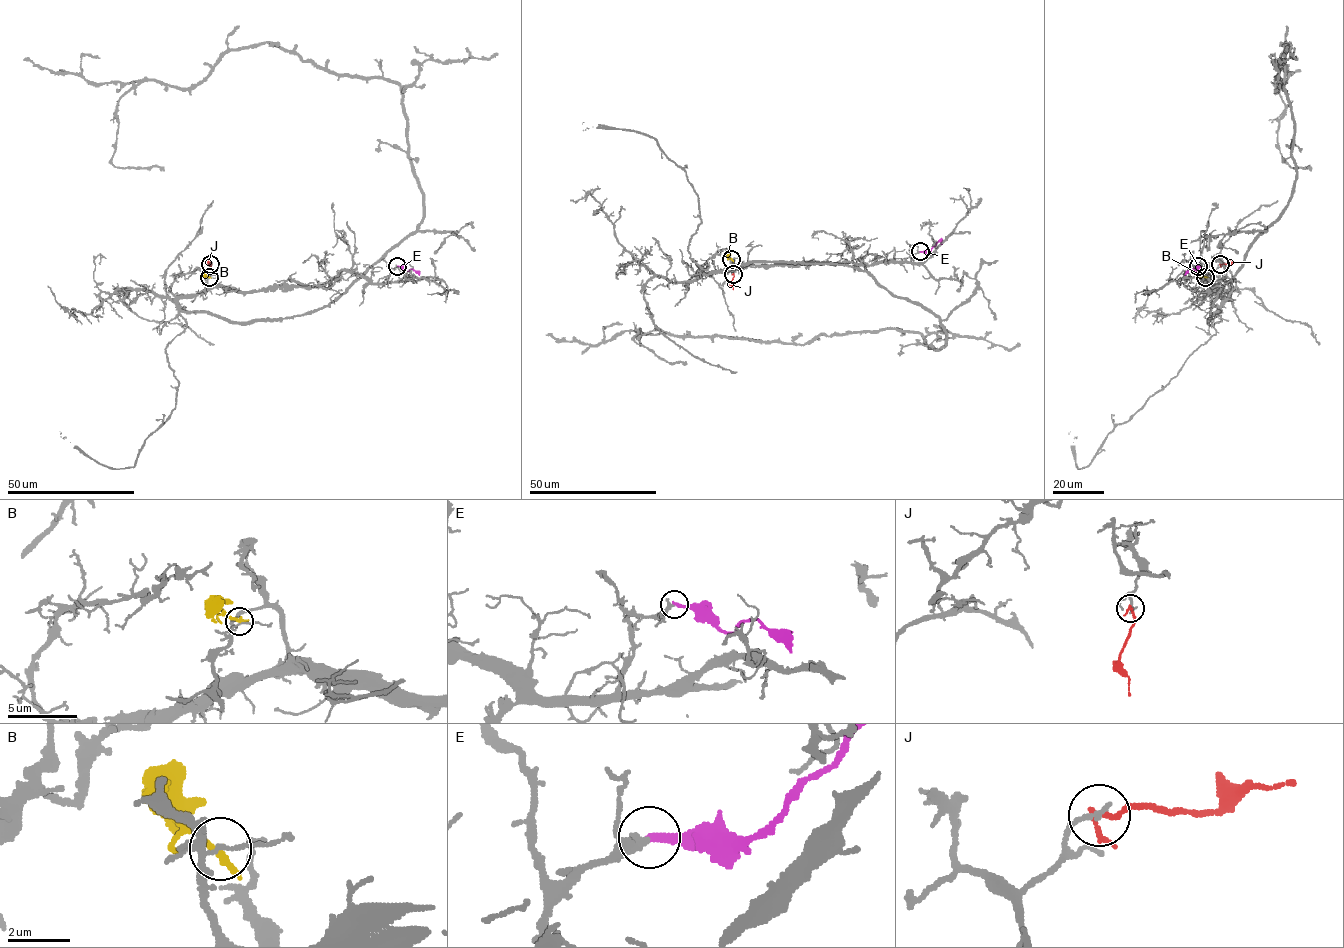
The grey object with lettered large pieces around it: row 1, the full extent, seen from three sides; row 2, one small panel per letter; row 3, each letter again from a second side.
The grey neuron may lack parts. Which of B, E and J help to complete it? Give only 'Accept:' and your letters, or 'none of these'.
Accept: none of these

